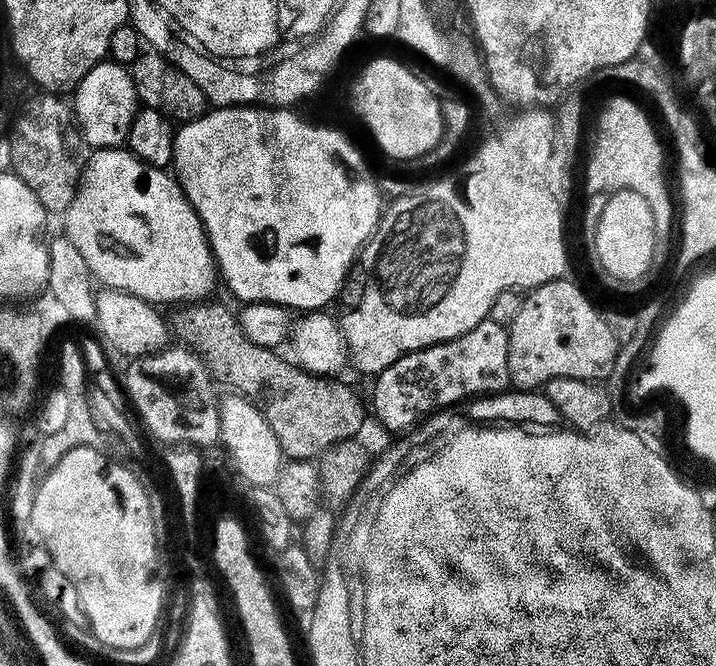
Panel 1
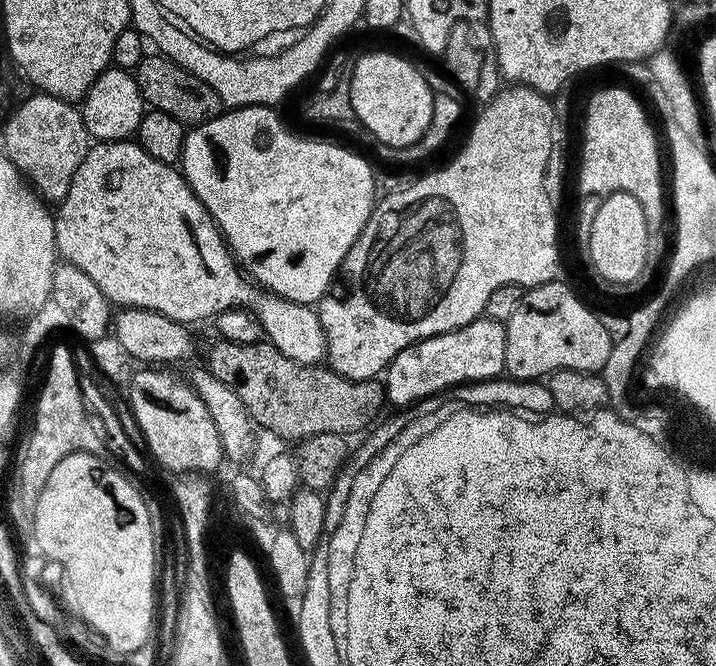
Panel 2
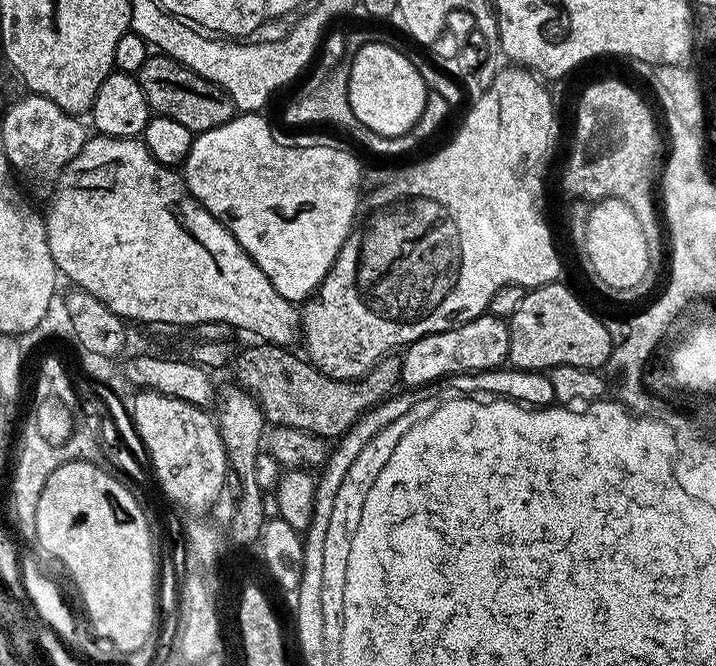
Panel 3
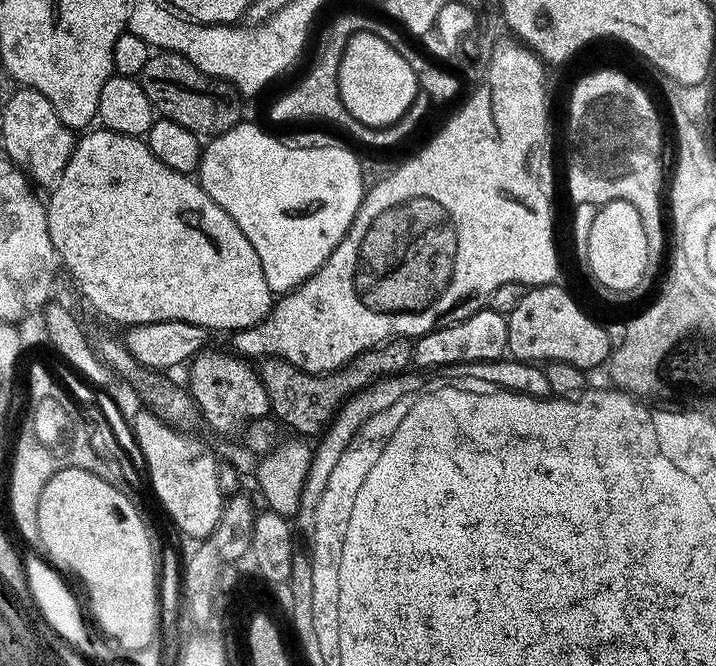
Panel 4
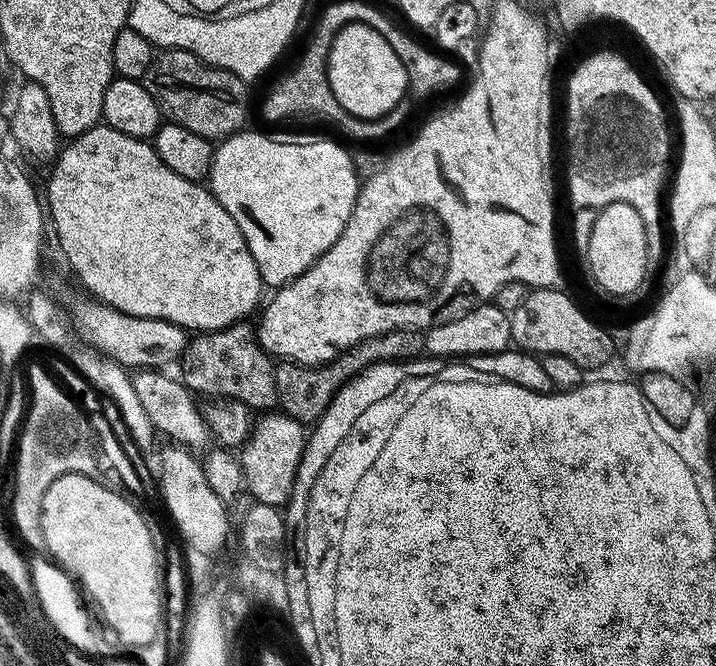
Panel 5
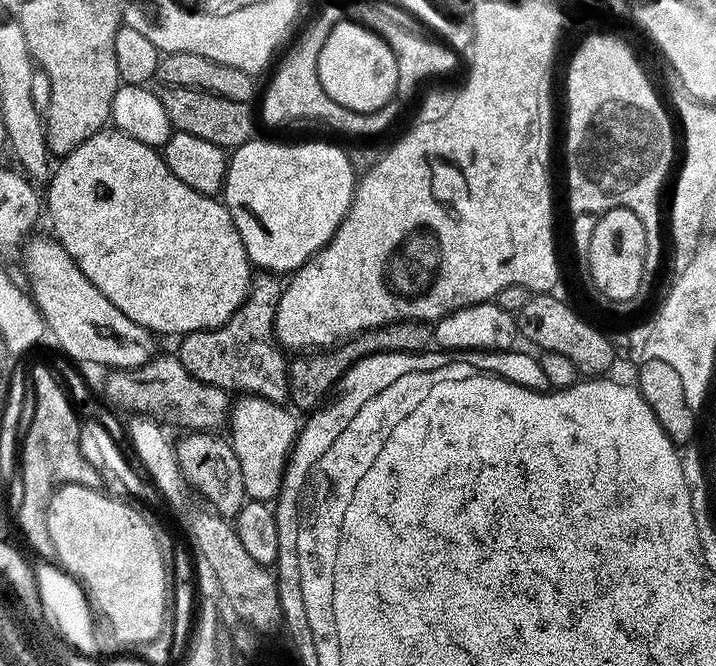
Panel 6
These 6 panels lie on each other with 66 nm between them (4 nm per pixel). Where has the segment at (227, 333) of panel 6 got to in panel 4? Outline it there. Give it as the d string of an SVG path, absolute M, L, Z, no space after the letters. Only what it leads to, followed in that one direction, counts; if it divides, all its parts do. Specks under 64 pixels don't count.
M206 348L199 352L188 366L190 370L186 386L201 419L216 433L230 434L238 426L243 427L249 421L269 415L269 395L255 367L252 368L247 359L236 354L212 349Z

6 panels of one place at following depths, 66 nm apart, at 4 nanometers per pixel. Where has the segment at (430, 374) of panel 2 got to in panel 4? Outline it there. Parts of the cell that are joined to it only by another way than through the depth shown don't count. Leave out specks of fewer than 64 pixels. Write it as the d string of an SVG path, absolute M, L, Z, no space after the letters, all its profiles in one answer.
M483 308L456 323L443 325L419 337L412 345L412 362L417 369L444 368L460 363L491 362L501 359L508 348L508 319L501 312Z

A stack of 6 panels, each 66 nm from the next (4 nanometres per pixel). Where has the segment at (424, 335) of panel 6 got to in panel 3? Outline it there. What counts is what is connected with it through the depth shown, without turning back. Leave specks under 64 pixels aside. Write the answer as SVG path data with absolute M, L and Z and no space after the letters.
M256 342L253 348L237 355L235 383L256 400L269 425L296 427L325 438L339 438L381 400L397 391L400 381L400 356L383 356L364 376L356 380L339 380L322 374L307 359L298 357L279 344Z

